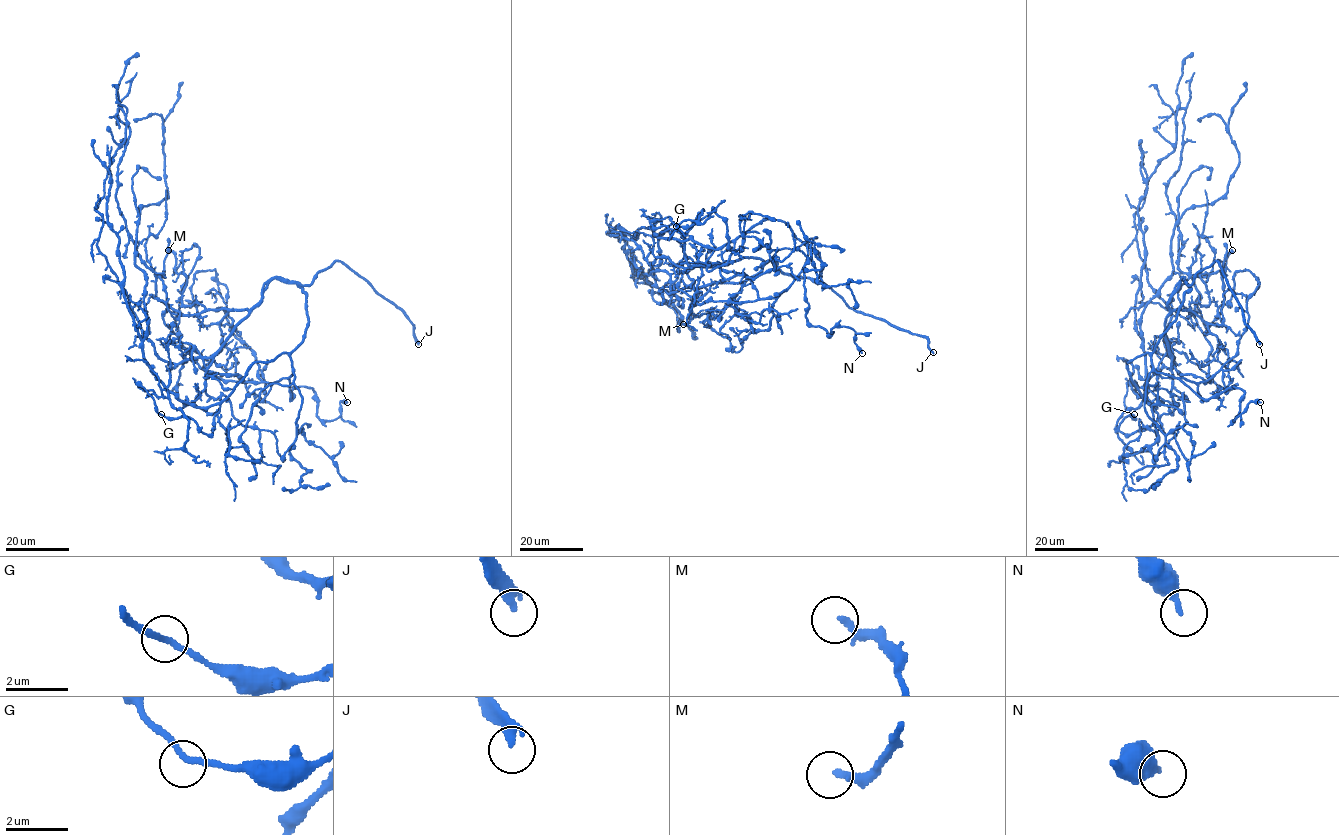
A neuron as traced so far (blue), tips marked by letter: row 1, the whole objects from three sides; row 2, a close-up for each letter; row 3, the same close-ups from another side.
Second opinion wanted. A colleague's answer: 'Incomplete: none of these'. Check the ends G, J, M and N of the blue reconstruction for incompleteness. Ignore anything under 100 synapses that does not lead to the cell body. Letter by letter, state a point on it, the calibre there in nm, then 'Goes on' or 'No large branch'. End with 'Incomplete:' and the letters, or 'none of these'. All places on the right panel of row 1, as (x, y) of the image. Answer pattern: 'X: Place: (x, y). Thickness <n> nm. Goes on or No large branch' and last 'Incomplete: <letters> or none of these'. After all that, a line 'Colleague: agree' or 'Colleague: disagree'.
G: Place: (1134, 414). Thickness 160 nm. No large branch
J: Place: (1259, 344). Thickness 320 nm. Goes on
M: Place: (1232, 250). Thickness 200 nm. No large branch
N: Place: (1260, 402). Thickness 220 nm. No large branch
Incomplete: J
Colleague: disagree

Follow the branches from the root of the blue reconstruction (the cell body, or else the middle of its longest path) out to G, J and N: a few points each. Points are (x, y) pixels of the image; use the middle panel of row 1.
G: (720, 265), (698, 259), (702, 245), (734, 247), (722, 217), (713, 211), (676, 226)
J: (720, 265), (741, 258), (773, 260), (785, 273), (823, 282), (850, 307), (922, 335), (933, 352)
N: (720, 265), (760, 299), (802, 272), (807, 320), (829, 337), (851, 327), (862, 353)

